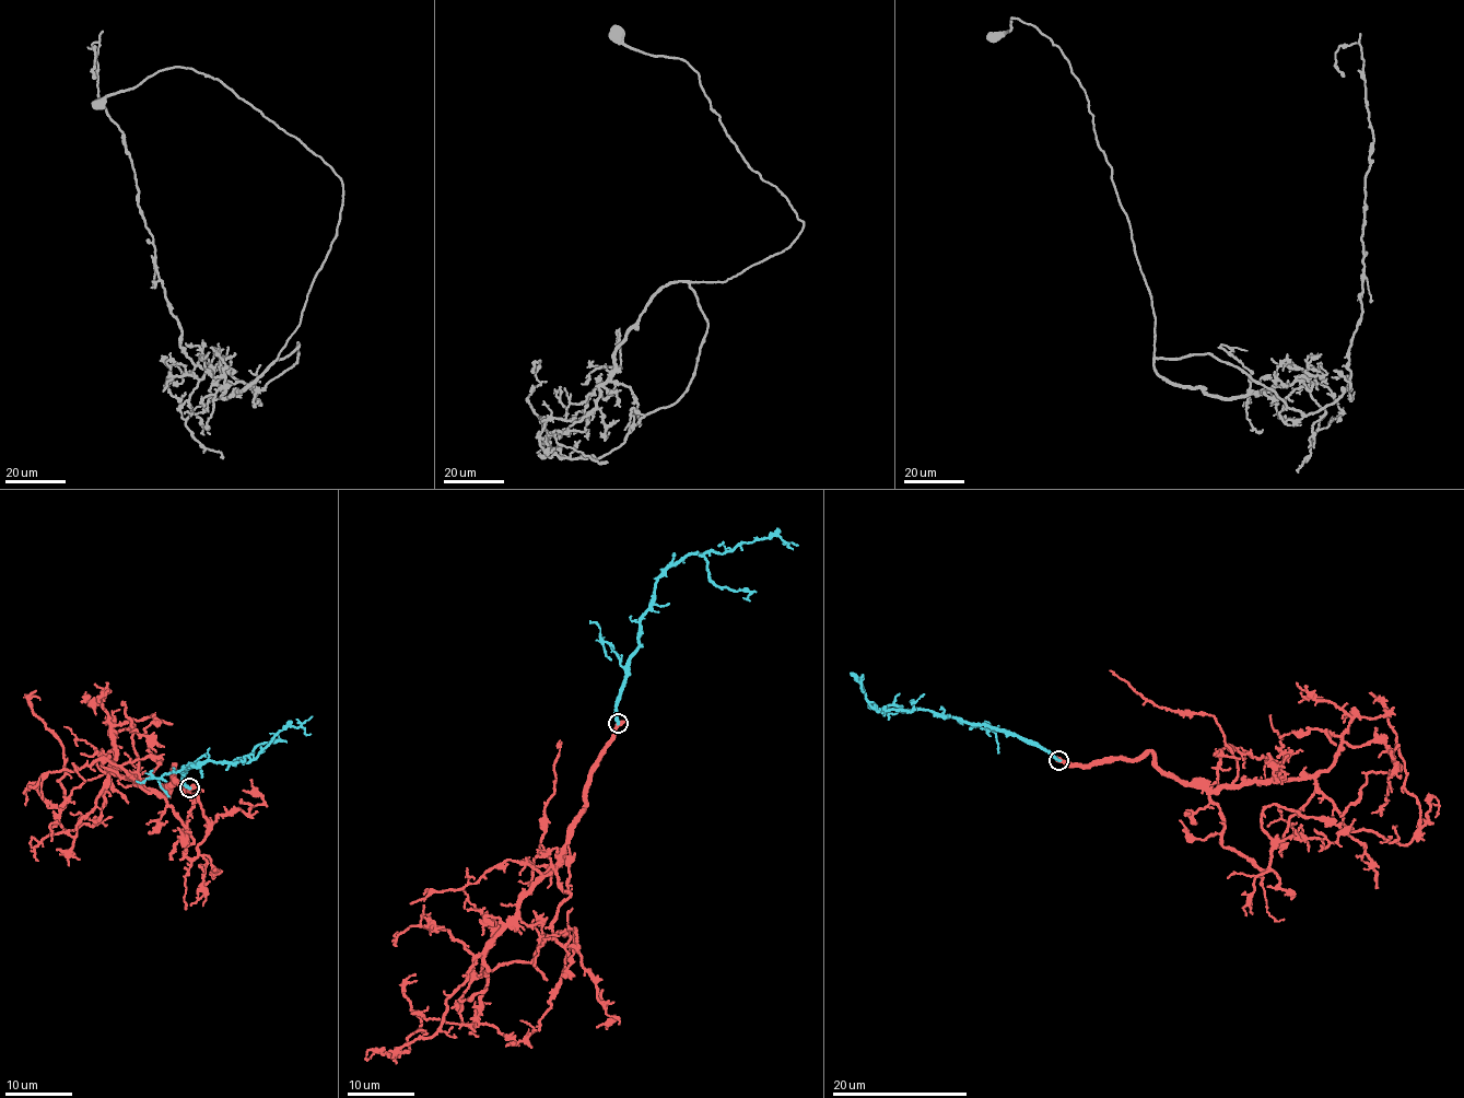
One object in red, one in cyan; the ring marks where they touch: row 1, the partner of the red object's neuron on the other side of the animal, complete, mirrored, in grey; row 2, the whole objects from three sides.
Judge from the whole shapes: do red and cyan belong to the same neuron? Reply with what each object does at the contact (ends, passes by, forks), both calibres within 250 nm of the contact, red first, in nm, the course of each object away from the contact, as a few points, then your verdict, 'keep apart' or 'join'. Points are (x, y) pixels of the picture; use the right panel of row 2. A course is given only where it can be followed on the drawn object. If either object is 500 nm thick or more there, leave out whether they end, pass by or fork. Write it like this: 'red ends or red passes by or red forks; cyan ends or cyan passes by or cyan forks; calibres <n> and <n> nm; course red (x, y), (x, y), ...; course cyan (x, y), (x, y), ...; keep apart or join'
red ends; cyan ends; calibres 480 and 280 nm; course red (1058, 760), (1149, 751), (1210, 790), (1312, 778), (1344, 825), (1407, 844), (1419, 806), (1386, 708), (1369, 692); course cyan (1060, 759), (985, 724), (922, 710), (905, 711), (894, 705), (877, 711), (857, 678), (864, 691); keep apart

